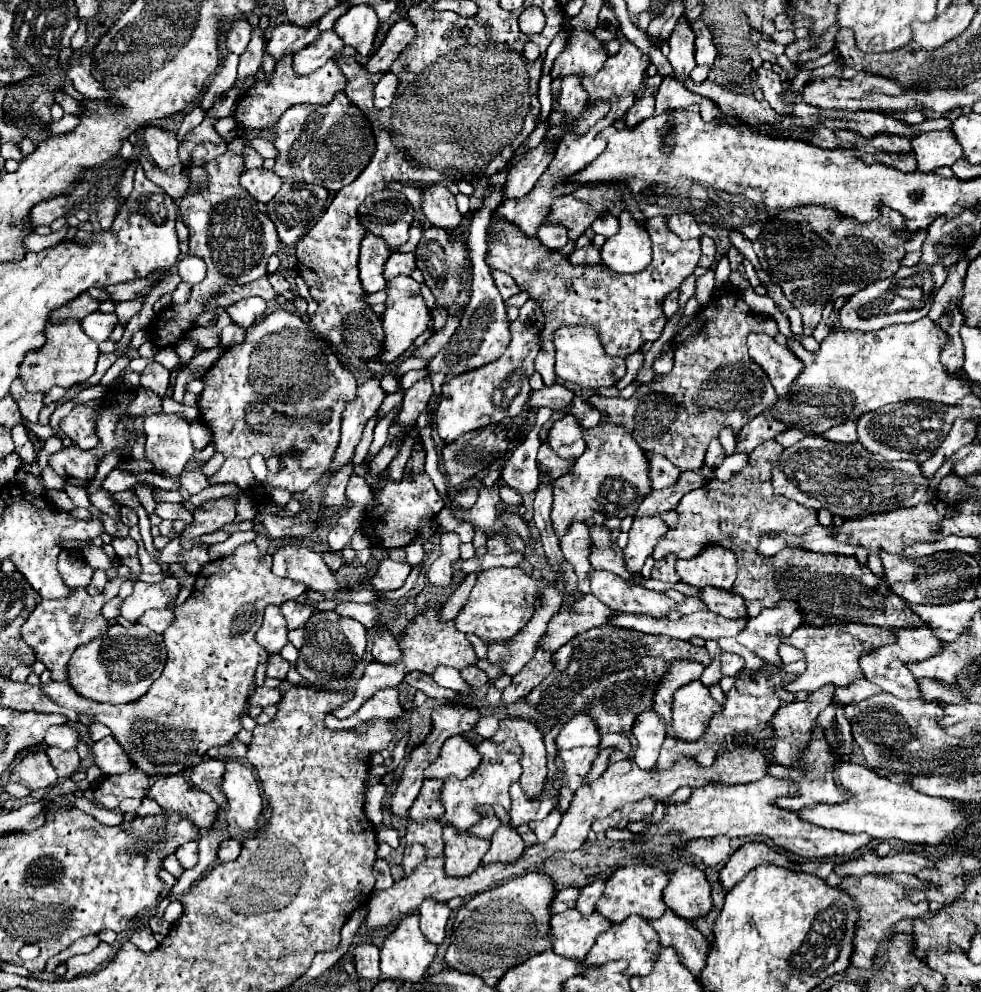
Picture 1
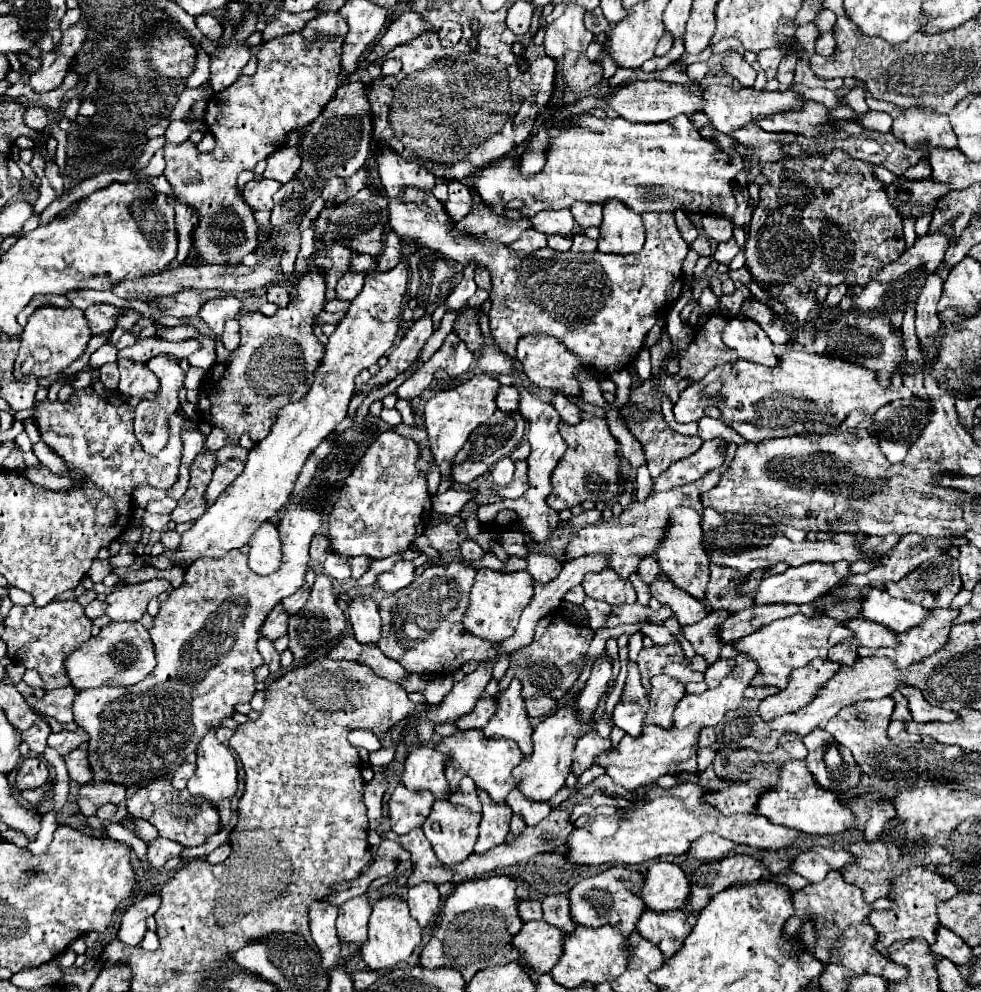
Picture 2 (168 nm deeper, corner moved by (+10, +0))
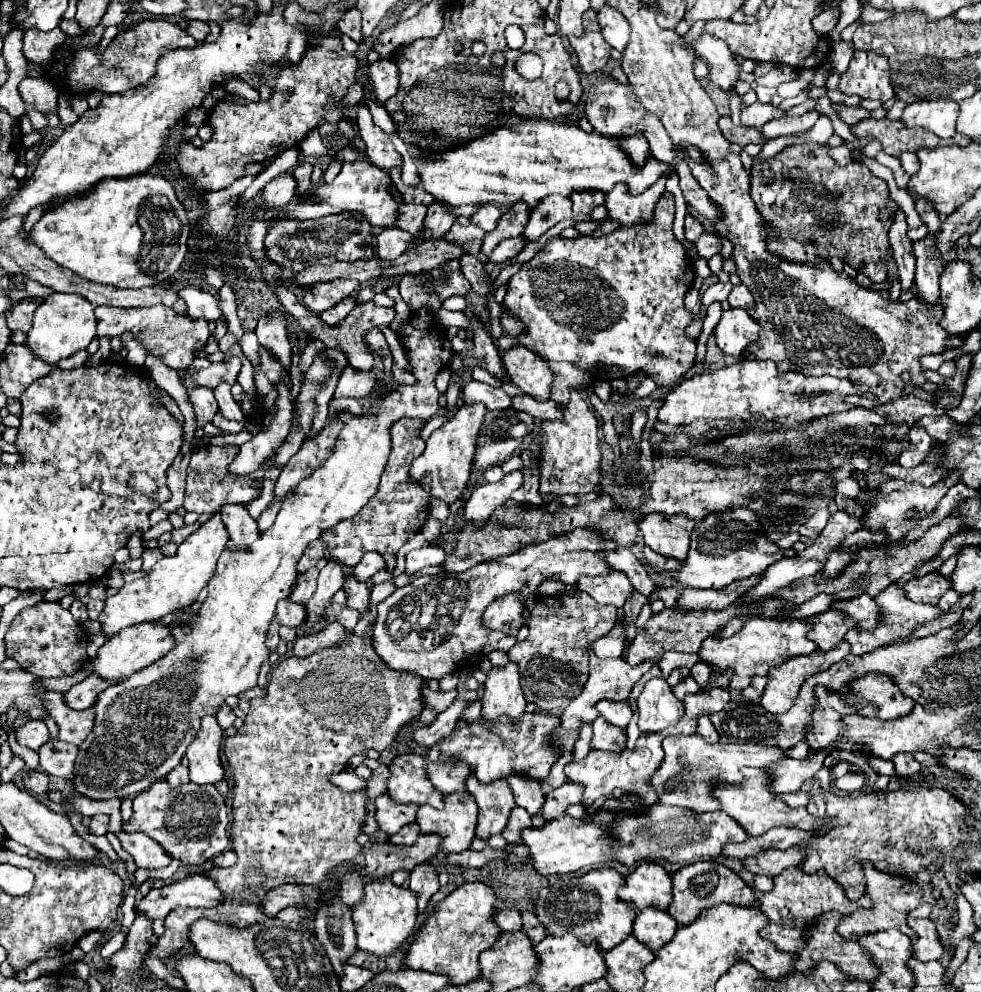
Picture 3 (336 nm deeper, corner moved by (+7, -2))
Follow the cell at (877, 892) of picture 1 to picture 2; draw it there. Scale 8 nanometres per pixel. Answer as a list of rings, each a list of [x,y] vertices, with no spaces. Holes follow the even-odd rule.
[[[830,871],[826,875],[824,881],[820,883],[812,883],[800,891],[794,891],[792,895],[792,901],[794,901],[794,917],[786,923],[786,935],[794,935],[800,927],[800,923],[804,921],[806,915],[810,915],[814,919],[814,923],[818,925],[818,949],[816,949],[816,957],[822,961],[822,963],[830,963],[830,951],[834,947],[834,943],[842,937],[844,929],[848,925],[854,925],[854,923],[862,923],[870,911],[872,911],[872,905],[864,901],[864,895],[862,895],[862,889],[844,881],[842,873],[838,871]]]

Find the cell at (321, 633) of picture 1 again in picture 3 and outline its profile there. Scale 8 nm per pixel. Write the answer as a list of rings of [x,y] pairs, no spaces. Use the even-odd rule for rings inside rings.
[[[329,559],[329,563],[319,571],[319,583],[315,595],[307,603],[307,611],[319,613],[325,609],[327,603],[331,603],[331,597],[341,589],[345,581],[345,571],[339,563]]]

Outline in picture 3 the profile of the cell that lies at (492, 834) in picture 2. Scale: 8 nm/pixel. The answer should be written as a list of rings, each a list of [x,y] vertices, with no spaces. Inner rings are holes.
[[[471,773],[469,779],[465,781],[465,785],[467,785],[467,791],[475,797],[475,801],[479,805],[475,833],[481,839],[501,833],[507,827],[511,809],[515,807],[513,793],[511,793],[507,779],[497,779],[493,783],[481,783],[475,777],[475,773]]]

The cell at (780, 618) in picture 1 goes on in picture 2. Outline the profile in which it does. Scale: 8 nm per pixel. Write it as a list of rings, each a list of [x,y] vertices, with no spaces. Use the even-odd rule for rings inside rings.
[[[838,561],[838,563],[804,563],[800,567],[788,567],[780,575],[766,577],[762,581],[762,585],[758,587],[758,593],[756,593],[754,601],[760,607],[762,605],[774,605],[774,603],[782,603],[782,605],[804,605],[804,603],[810,603],[818,595],[826,593],[830,587],[834,587],[836,583],[846,579],[850,575],[848,567],[850,567],[850,563],[846,563],[846,561]]]

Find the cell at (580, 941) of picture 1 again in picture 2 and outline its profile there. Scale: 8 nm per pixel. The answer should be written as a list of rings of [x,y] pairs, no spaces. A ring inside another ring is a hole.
[[[538,919],[524,923],[512,943],[520,951],[520,961],[524,961],[524,965],[532,967],[534,971],[538,971],[538,975],[542,975],[550,973],[562,957],[566,937],[568,933],[560,927]]]

